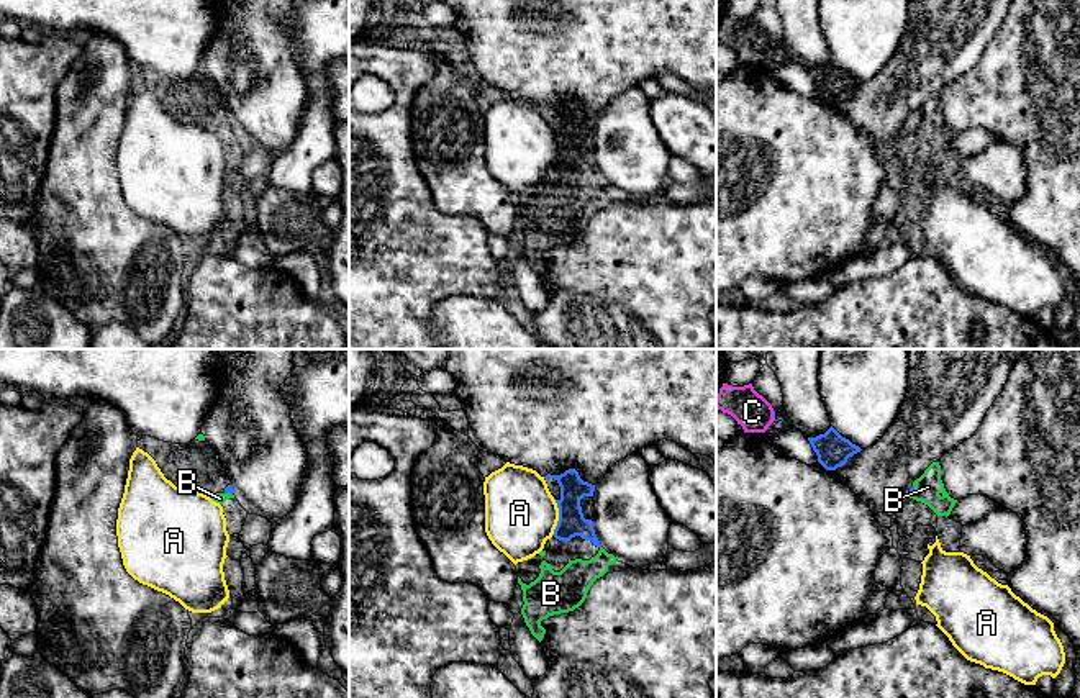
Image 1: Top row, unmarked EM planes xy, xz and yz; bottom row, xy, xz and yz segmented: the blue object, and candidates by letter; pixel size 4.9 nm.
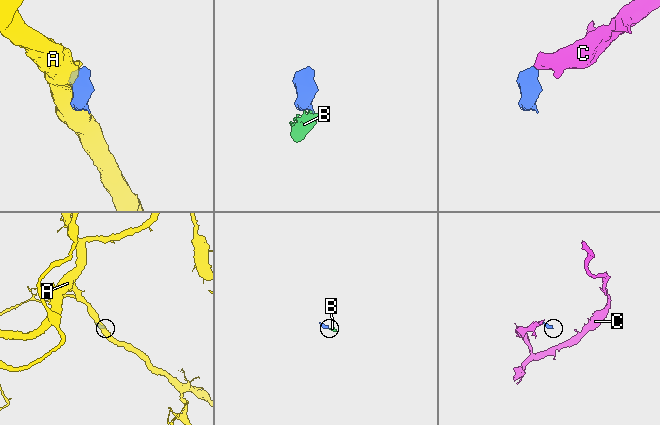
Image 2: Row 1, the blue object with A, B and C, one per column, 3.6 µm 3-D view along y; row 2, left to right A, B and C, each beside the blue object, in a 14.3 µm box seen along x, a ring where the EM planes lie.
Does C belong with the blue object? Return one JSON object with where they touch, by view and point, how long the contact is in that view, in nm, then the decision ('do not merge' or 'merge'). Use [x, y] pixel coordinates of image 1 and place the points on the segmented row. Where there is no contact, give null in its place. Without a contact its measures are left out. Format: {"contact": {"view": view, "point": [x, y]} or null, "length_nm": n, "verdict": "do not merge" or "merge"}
{"contact": {"view": "yz", "point": [774, 416]}, "length_nm": 50, "verdict": "merge"}

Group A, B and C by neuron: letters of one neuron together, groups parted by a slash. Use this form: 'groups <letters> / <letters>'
groups A / B C

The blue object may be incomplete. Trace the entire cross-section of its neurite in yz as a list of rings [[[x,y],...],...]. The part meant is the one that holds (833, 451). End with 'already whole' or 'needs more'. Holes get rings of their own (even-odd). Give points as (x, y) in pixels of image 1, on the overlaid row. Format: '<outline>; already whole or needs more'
[[[833,426],[816,437],[808,437],[813,451],[818,456],[818,462],[826,470],[836,470],[844,465],[849,457],[860,452],[862,449],[842,437]]]; already whole

